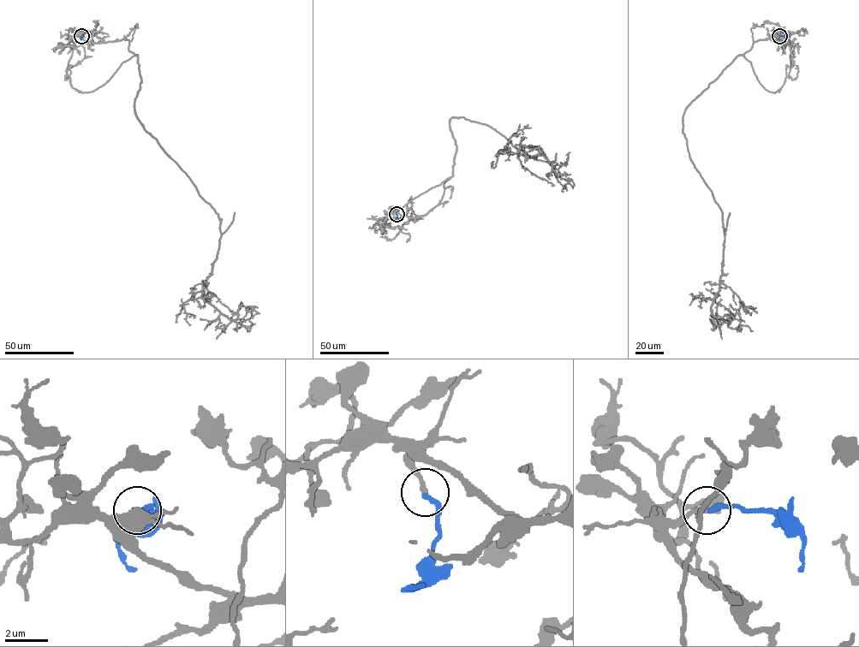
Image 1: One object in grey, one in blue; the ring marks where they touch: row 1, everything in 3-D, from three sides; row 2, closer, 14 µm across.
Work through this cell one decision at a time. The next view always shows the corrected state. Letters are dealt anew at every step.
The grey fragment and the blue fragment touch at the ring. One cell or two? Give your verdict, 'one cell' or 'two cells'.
one cell

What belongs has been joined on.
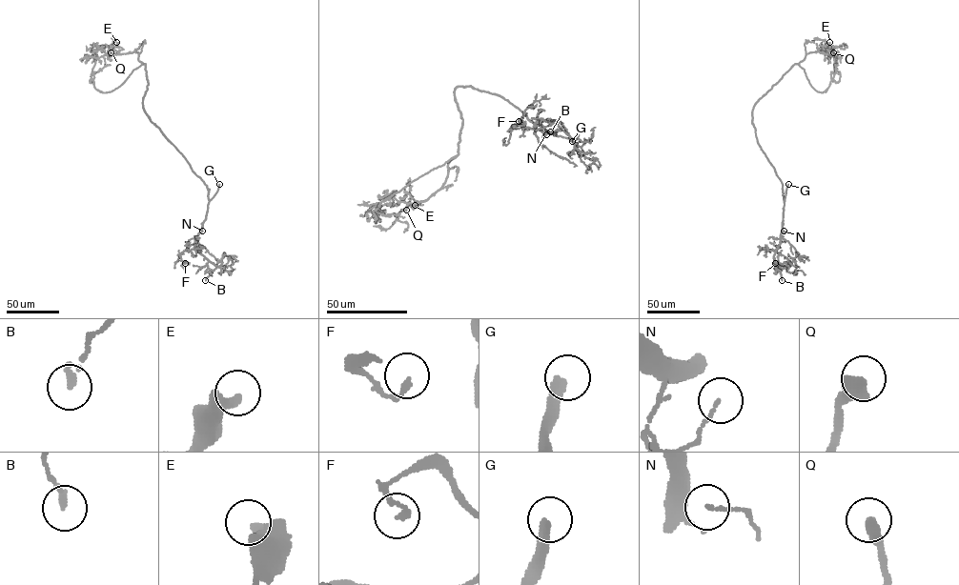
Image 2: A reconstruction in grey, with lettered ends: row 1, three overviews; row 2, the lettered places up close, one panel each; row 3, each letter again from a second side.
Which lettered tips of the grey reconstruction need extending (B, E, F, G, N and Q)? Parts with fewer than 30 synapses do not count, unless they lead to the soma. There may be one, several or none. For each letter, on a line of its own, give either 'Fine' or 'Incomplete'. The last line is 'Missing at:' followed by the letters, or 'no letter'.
B: Fine
E: Fine
F: Fine
G: Incomplete
N: Fine
Q: Fine
Missing at: G

